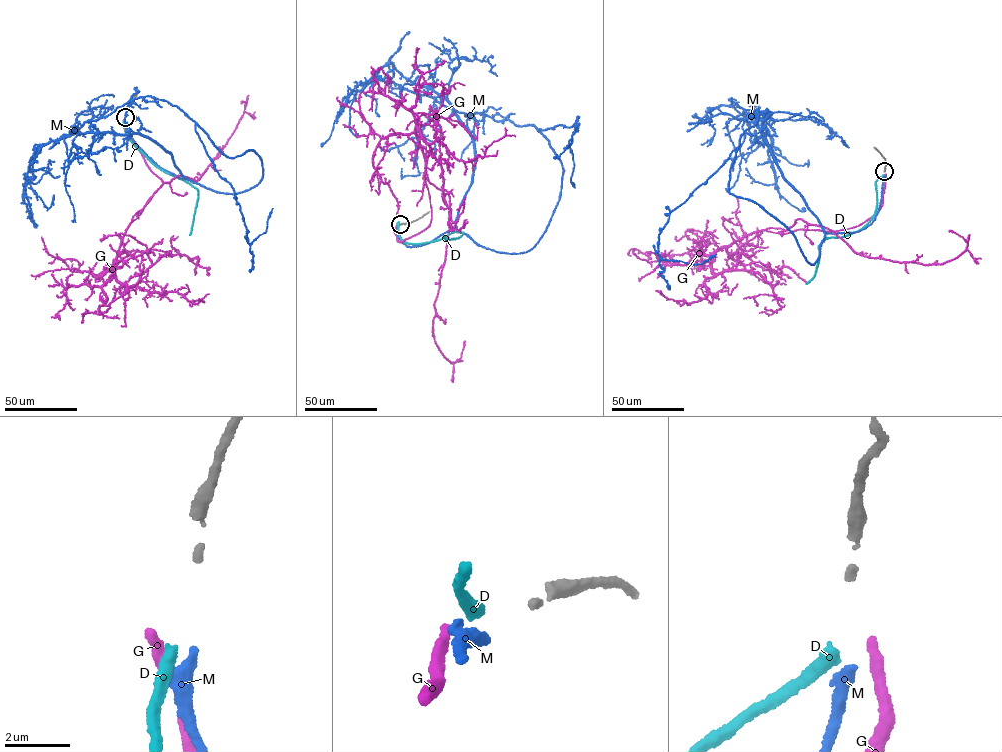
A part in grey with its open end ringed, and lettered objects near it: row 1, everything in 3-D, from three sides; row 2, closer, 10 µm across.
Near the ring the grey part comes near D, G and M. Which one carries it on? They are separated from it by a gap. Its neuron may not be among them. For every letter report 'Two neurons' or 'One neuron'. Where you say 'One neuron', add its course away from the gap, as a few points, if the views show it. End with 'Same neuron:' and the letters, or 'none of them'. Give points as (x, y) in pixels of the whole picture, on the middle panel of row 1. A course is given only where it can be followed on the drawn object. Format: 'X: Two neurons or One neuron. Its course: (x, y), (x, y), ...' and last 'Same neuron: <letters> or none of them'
D: Two neurons
G: Two neurons
M: Two neurons
Same neuron: none of them

